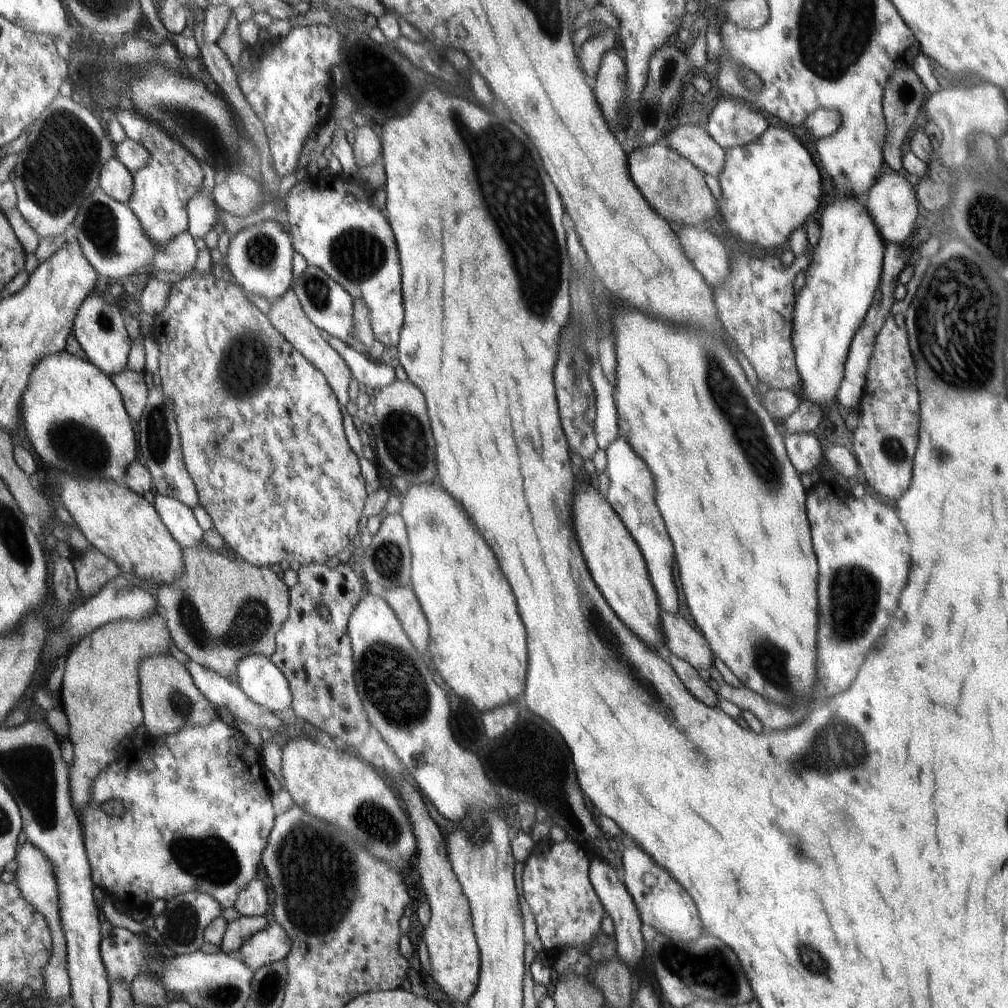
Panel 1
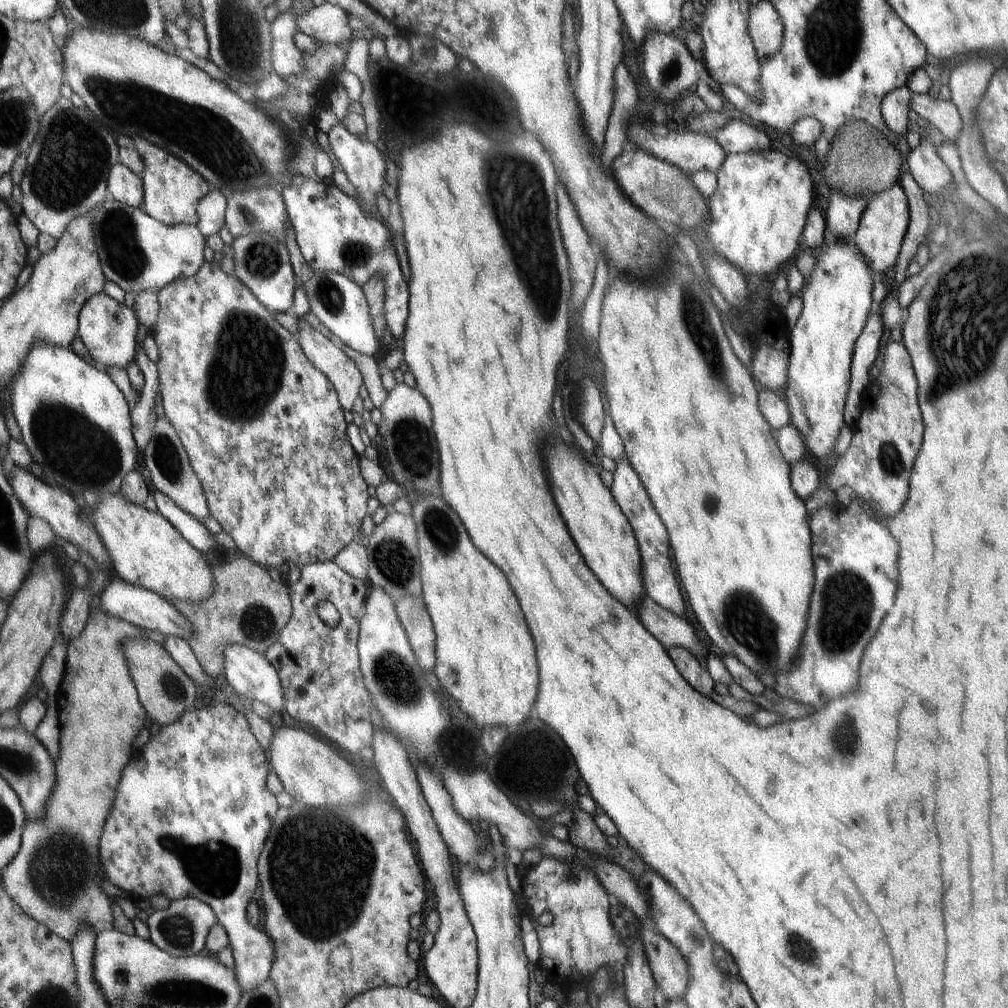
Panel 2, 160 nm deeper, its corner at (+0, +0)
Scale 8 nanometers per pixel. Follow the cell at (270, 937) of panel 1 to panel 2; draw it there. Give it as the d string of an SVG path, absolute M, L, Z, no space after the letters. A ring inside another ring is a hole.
M222 700L217 706L190 708L173 724L164 725L160 732L156 732L152 736L144 736L141 739L135 753L132 755L132 759L123 769L122 780L120 780L120 786L118 786L118 792L116 792L116 800L112 804L112 810L110 810L108 820L106 820L104 834L102 834L99 843L99 857L102 858L101 866L103 867L104 878L126 890L132 900L139 902L144 900L143 898L149 900L155 894L164 894L171 901L192 897L205 902L212 908L217 923L226 929L235 963L232 970L242 992L255 990L262 982L268 980L275 958L273 942L269 935L266 935L263 930L258 930L255 926L250 925L246 916L246 906L253 901L253 896L258 888L257 861L261 856L264 844L270 835L270 830L272 830L272 823L280 808L277 804L277 797L271 794L266 787L269 769L267 754L252 735L243 714L239 713L232 706L232 703Z

